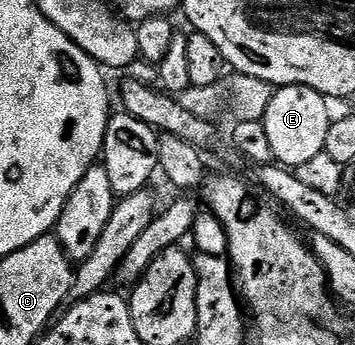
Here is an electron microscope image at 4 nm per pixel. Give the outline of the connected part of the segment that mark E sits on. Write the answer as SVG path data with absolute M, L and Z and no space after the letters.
M283 85L274 92L271 103L267 103L263 120L267 127L267 139L271 142L273 159L278 166L296 171L314 155L324 153L331 120L329 105L327 98L311 87Z

